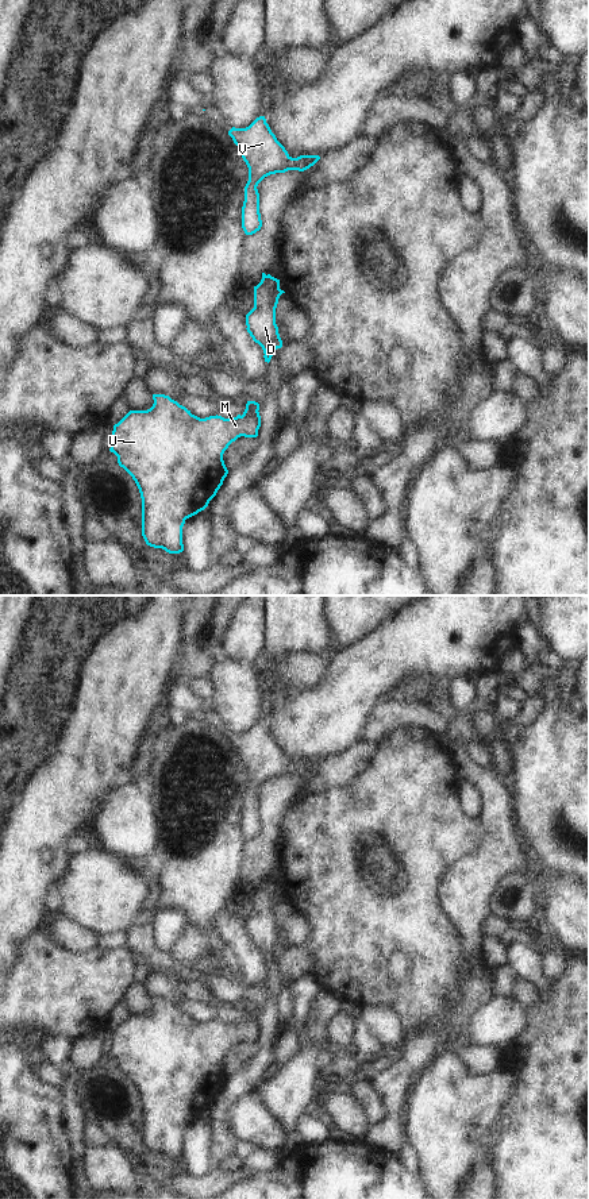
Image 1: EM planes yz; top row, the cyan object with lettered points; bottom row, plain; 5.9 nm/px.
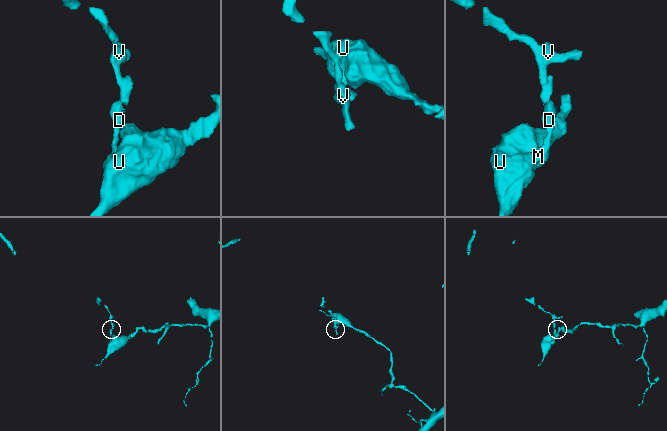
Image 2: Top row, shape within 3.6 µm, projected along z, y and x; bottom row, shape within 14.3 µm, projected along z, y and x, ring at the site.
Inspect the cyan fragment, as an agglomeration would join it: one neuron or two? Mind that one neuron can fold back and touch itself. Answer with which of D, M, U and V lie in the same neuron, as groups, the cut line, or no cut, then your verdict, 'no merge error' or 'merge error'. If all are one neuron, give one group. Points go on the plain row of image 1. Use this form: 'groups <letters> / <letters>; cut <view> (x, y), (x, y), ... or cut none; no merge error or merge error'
groups D M U / V; cut yz (280, 894), (273, 903), (274, 913); merge error

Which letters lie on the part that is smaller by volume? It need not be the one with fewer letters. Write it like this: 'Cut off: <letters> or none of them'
Cut off: V

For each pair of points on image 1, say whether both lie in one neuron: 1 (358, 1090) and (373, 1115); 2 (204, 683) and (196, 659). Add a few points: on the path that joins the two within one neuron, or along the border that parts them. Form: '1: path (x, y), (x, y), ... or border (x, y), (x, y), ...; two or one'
1: path (365, 1097), (373, 1105), (373, 1109); one
2: border (204, 677), (192, 677), (185, 683); two

